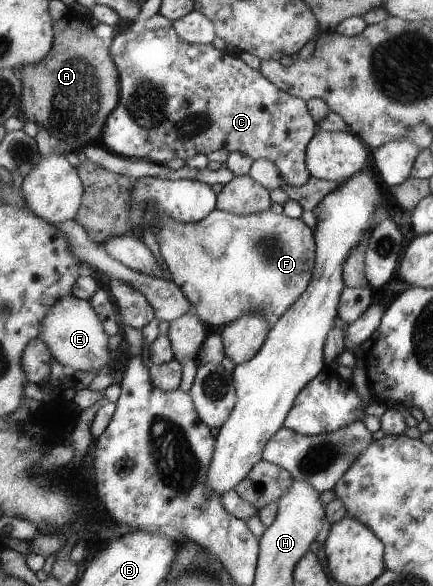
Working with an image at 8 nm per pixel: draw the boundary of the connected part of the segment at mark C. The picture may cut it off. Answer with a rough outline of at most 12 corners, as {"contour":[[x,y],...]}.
{"contour":[[174,26],[112,38],[102,143],[312,176],[303,98]]}

